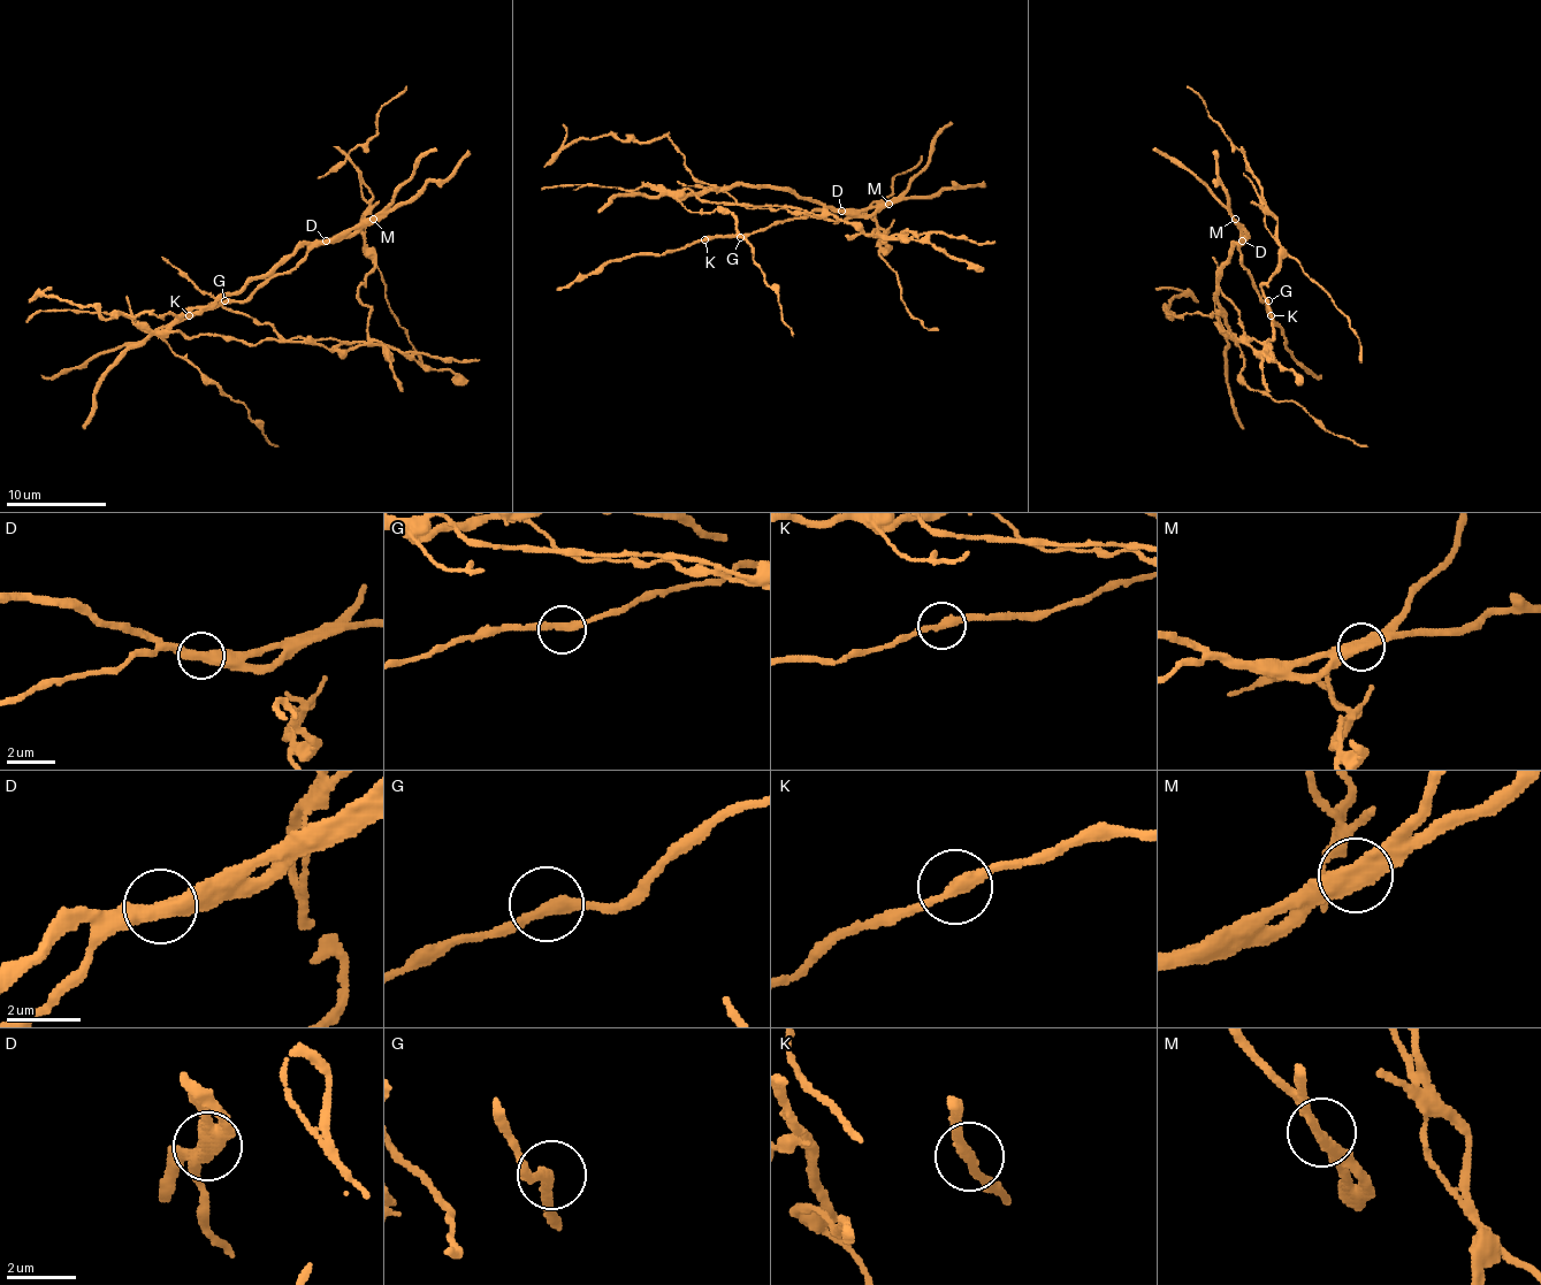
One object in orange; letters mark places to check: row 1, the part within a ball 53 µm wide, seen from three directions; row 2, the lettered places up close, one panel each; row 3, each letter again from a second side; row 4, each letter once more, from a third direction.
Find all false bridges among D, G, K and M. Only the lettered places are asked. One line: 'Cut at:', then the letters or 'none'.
Cut at: D, M

